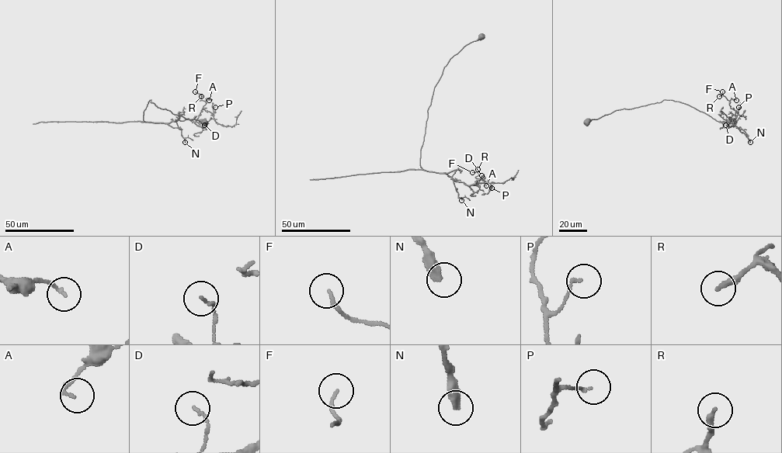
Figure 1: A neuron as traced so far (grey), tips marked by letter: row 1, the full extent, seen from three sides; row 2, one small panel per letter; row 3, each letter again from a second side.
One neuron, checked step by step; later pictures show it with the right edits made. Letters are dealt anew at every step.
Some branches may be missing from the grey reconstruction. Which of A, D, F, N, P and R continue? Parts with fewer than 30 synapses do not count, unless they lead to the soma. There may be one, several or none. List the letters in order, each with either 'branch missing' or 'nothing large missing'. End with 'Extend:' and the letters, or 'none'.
A: nothing large missing
D: nothing large missing
F: nothing large missing
N: nothing large missing
P: nothing large missing
R: nothing large missing
Extend: none

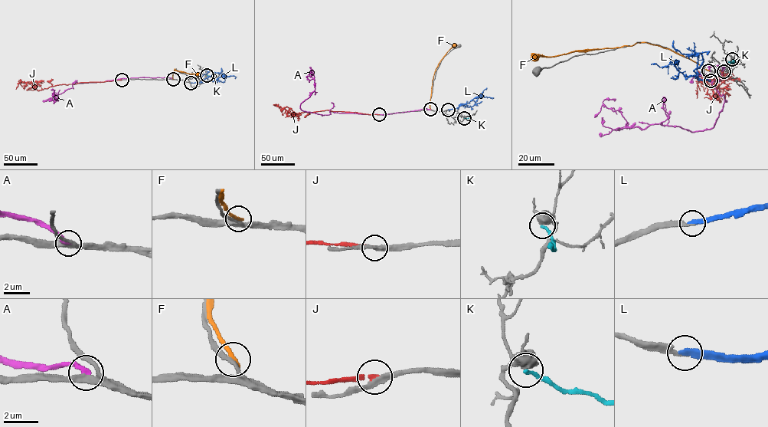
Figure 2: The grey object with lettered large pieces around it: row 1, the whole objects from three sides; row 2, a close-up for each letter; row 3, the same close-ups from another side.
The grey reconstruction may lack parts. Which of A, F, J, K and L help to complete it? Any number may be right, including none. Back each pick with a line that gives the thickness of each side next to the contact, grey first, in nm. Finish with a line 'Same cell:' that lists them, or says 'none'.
L: 220 nm thick on the grey side, 320 nm on the other
Same cell: L

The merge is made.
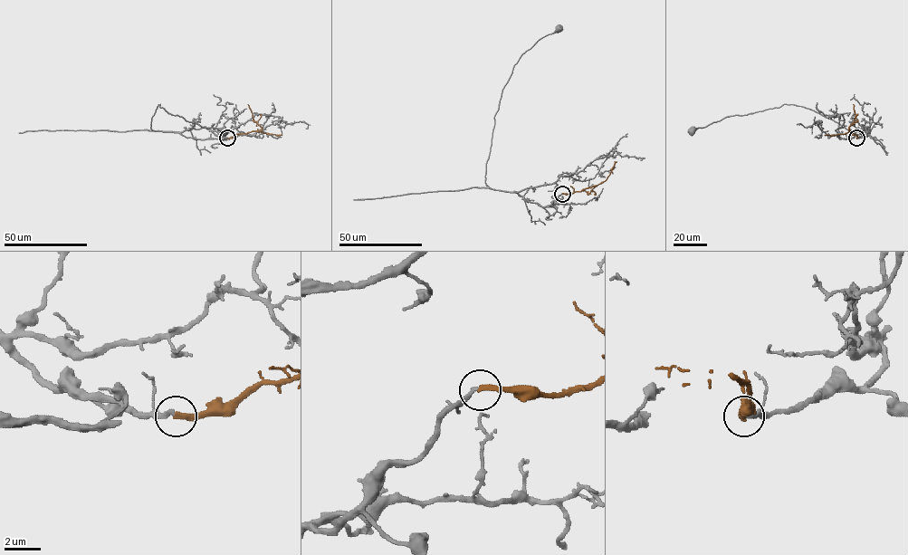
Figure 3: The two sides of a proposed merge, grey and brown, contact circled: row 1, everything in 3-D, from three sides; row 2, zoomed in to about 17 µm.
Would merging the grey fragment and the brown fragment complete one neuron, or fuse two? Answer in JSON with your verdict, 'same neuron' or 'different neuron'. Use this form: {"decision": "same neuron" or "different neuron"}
{"decision": "same neuron"}

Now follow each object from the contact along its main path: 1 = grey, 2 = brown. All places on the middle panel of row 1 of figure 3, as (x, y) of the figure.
1: (561, 194), (542, 207), (515, 192), (491, 188), (485, 182), (494, 116), (502, 89), (520, 56), (559, 28)
2: (561, 194), (572, 194), (597, 186), (587, 194), (582, 190)

